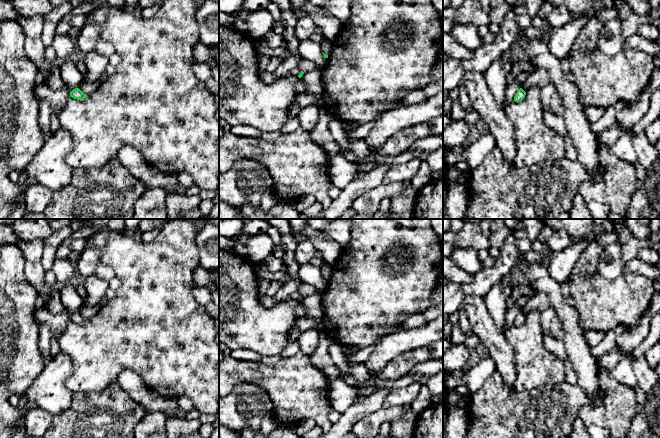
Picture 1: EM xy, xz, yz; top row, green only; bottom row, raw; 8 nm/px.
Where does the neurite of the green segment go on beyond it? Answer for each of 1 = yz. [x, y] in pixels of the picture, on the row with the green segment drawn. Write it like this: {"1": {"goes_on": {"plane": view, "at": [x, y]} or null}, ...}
{"1": {"goes_on": null}}

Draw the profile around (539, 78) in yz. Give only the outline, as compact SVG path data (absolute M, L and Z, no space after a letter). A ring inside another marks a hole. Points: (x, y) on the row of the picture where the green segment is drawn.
M536 68L527 77L521 88L526 92L531 87L536 87L538 90L540 90L541 88L551 84L552 82L550 80L547 70L543 68Z

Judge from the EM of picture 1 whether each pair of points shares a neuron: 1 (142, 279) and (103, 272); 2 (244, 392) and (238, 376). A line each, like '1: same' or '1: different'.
1: different
2: different

